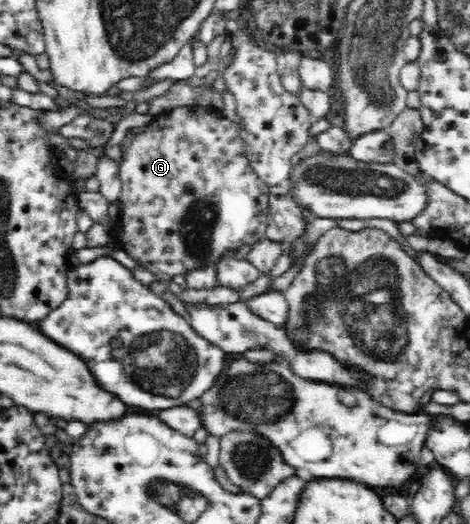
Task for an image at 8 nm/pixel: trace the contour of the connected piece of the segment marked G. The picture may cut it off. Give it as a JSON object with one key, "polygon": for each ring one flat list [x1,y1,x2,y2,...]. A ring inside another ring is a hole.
{"polygon":[[201,104,174,106,168,110,157,114,147,129,135,136,127,153,123,155,120,161,120,180,121,194,119,201,122,203,122,214,119,218,121,221,121,238,117,244,120,245,127,254,131,255,136,261,141,261,147,265,154,276,159,280,170,280,173,275,184,274,188,268,207,264,208,262,217,260,217,257,224,252,237,250,239,246,250,245,262,240,267,226,267,218,269,216,268,199,269,188,265,187,260,181,259,176,253,169,251,160,247,157,245,151,245,143,243,143,243,135,241,129,233,121,224,117,215,109,207,110]]}

